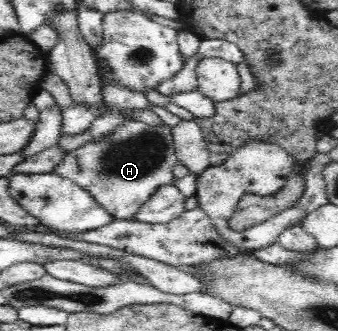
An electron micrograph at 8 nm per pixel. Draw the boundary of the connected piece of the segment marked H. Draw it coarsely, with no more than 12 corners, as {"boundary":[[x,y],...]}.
{"boundary":[[134,120],[53,172],[130,220],[173,183],[172,128]]}

